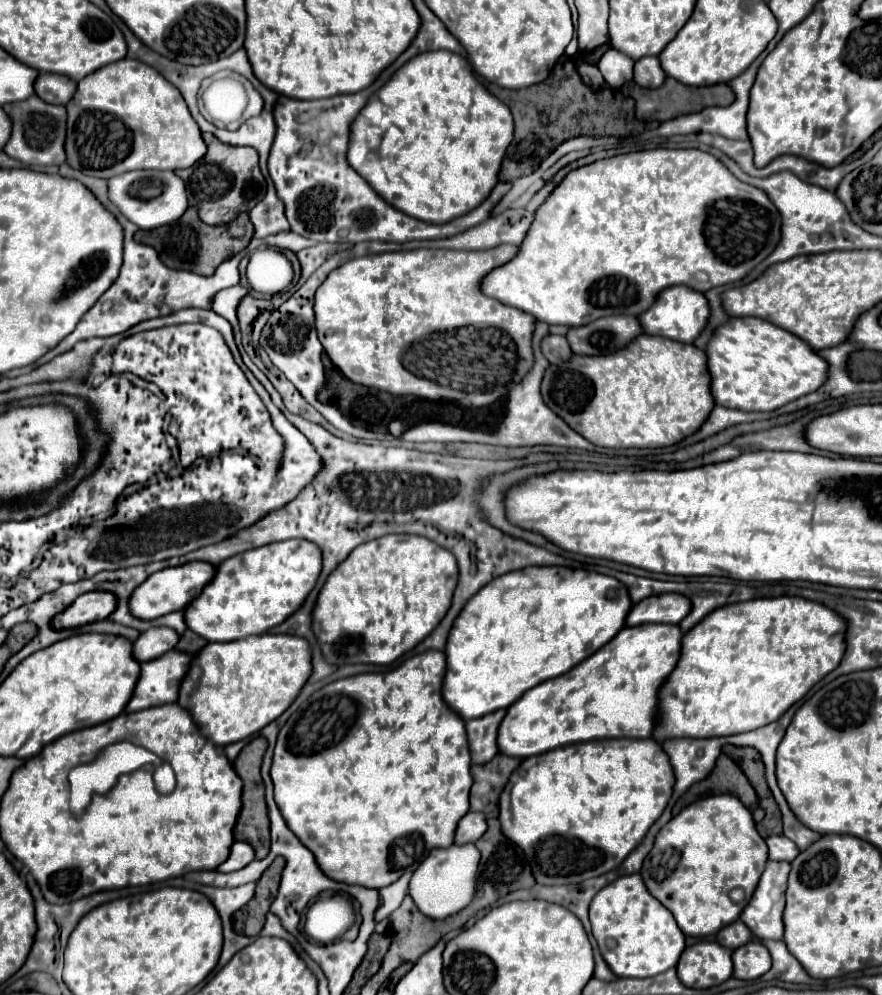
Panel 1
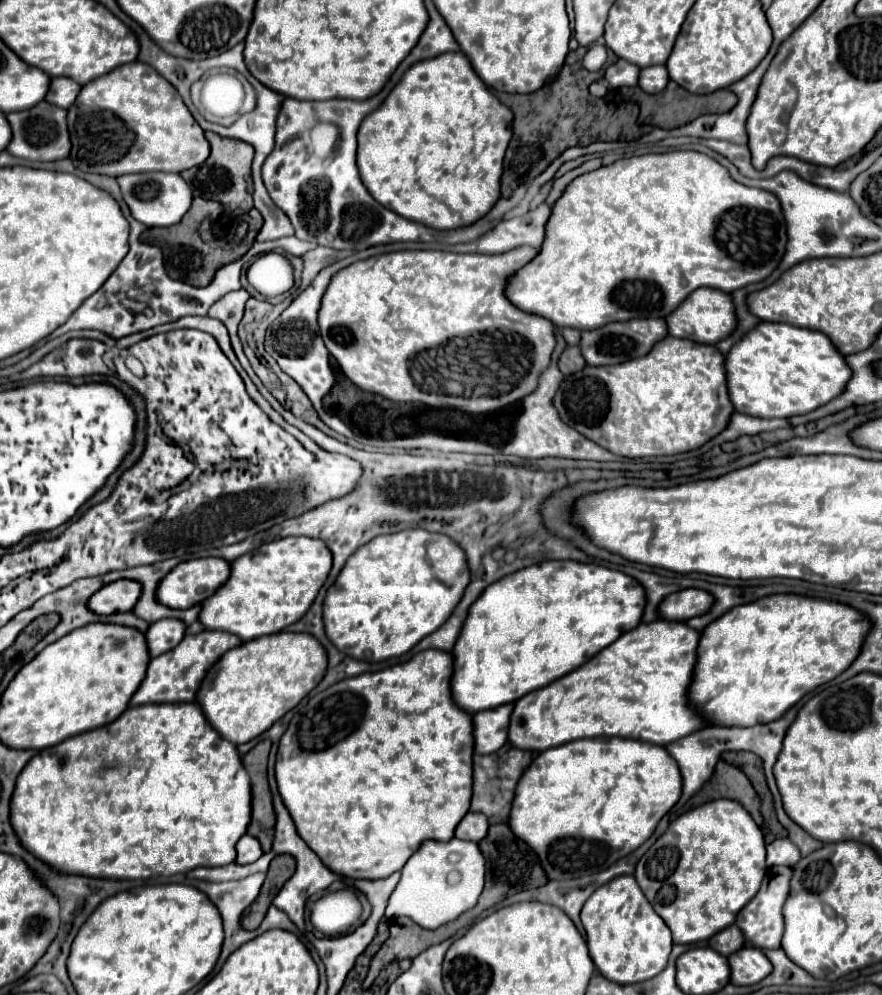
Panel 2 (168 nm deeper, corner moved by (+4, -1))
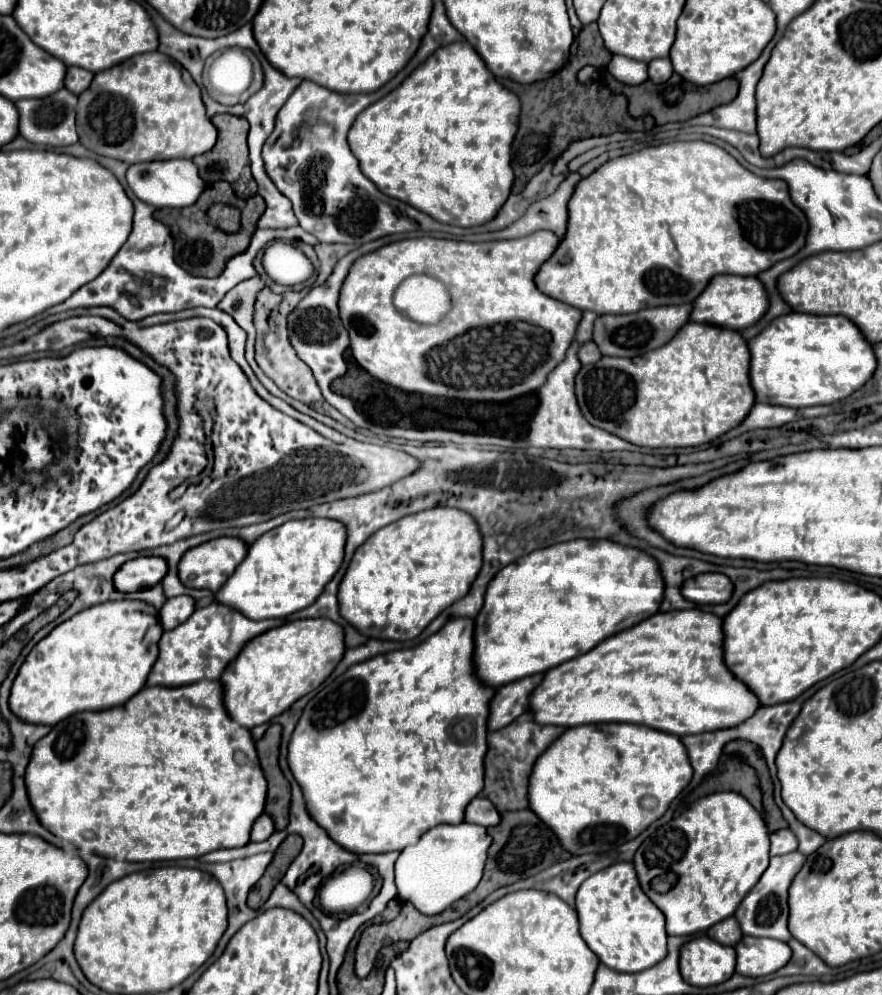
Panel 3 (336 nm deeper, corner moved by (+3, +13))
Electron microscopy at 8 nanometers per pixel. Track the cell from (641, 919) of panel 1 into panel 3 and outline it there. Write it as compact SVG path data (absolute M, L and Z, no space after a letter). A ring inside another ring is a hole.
M613 863L583 881L577 893L577 913L581 937L609 969L637 973L653 967L667 955L665 915L645 897L633 863Z

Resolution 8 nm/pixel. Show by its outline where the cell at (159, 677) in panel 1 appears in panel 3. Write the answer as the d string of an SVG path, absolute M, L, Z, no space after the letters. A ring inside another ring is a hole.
M211 603L209 607L197 609L189 621L175 627L173 631L165 631L159 641L159 657L149 673L147 685L163 685L163 687L181 687L185 683L197 683L203 679L219 679L225 665L237 657L241 647L255 635L281 625L283 619L267 619L267 621L251 621L239 611Z

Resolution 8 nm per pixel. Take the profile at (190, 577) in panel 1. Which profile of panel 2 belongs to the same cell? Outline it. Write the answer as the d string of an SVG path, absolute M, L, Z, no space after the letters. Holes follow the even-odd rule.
M204 557L204 559L190 559L180 563L176 569L172 569L160 583L156 591L156 599L172 609L188 609L192 605L202 603L210 595L216 593L218 587L222 587L230 577L230 563L220 557Z

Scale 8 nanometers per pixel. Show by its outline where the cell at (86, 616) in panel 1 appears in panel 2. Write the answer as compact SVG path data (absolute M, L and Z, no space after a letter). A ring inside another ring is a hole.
M120 579L100 589L92 597L92 601L88 601L88 607L100 615L132 611L140 595L142 595L142 583L136 583L132 579Z

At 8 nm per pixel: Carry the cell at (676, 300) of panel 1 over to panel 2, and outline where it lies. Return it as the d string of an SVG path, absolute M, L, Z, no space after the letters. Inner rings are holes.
M704 287L688 295L688 299L684 301L684 307L680 307L680 311L674 311L670 317L666 317L666 321L668 321L670 335L692 339L696 343L708 343L708 345L714 345L720 339L726 339L738 325L732 295L716 289L704 289Z

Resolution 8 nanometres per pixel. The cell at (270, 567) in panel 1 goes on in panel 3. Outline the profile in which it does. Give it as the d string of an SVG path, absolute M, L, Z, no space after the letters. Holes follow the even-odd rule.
M293 519L287 521L269 533L261 535L255 543L249 545L247 557L239 563L235 573L225 581L225 585L215 593L215 601L237 609L249 619L281 619L295 611L309 607L331 581L343 561L345 547L345 525L333 519Z

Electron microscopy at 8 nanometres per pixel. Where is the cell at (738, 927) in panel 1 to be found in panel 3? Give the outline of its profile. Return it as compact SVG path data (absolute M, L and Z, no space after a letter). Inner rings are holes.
M727 917L727 919L719 921L717 925L709 927L707 935L715 941L721 941L723 945L737 945L737 941L741 941L741 937L743 937L741 927L737 925L735 917Z

